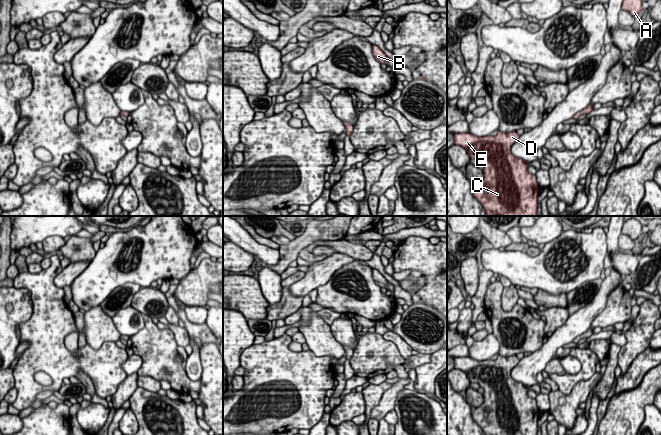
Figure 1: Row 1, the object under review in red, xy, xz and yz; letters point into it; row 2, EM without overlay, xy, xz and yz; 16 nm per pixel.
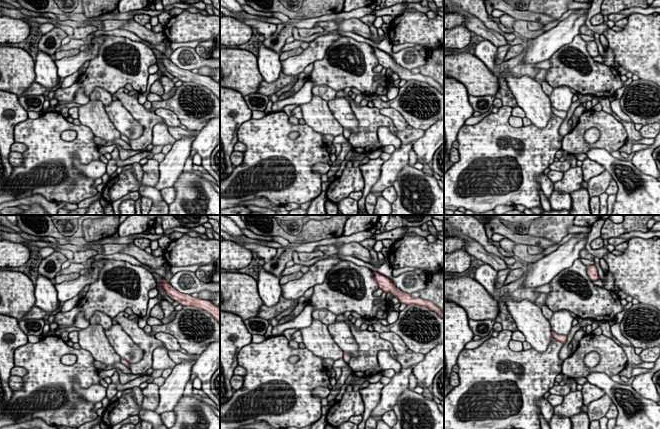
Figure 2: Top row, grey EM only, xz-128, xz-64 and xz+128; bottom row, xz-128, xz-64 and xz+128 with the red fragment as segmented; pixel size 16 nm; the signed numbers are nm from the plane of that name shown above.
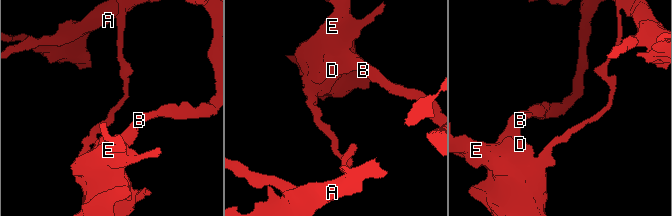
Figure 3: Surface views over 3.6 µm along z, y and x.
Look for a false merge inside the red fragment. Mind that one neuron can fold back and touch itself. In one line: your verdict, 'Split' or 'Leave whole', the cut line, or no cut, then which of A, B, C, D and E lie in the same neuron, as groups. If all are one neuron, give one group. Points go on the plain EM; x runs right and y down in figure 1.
Split. Split along xz (349, 347), (345, 350). Groups: A / B C D E

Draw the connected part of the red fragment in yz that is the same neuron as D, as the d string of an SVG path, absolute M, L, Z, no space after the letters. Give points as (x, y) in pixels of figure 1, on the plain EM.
M498 354L495 360L484 361L454 357L454 369L465 372L471 383L477 383L484 390L484 402L479 407L472 406L471 413L485 435L537 435L539 410L536 399L528 396L527 386L511 376L518 362L516 355L504 357Z

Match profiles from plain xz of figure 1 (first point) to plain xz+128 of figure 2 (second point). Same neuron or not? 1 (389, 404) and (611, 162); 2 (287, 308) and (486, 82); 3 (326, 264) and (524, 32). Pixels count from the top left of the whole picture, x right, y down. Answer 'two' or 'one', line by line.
1: two
2: two
3: two

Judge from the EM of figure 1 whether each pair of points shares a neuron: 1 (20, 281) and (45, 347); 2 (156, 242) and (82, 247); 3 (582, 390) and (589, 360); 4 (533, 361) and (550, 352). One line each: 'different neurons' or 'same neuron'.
1: same neuron
2: different neurons
3: different neurons
4: same neuron

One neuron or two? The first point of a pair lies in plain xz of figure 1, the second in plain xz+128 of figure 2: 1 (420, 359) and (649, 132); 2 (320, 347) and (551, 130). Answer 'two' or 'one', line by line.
1: one
2: two

